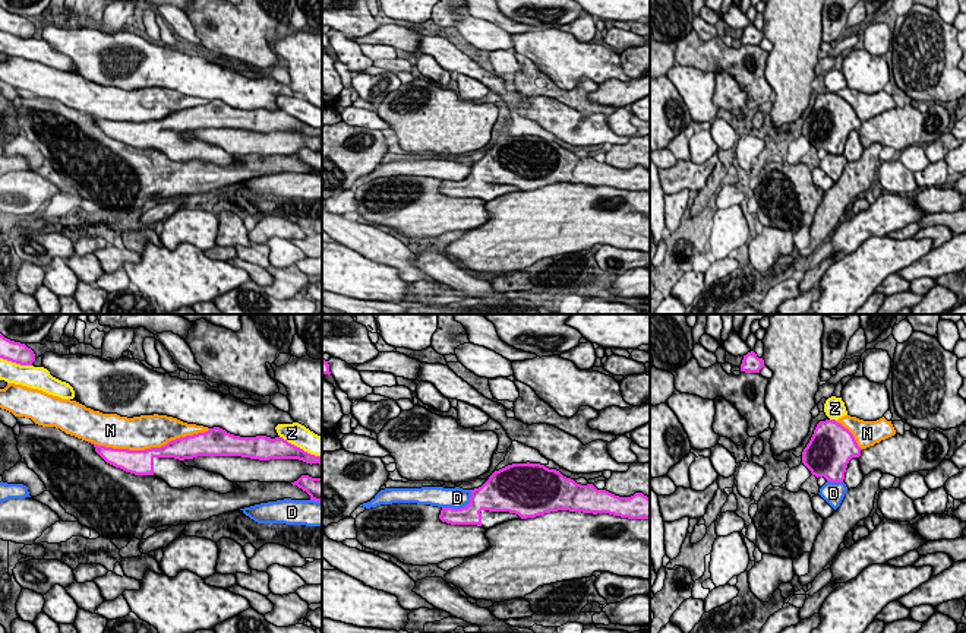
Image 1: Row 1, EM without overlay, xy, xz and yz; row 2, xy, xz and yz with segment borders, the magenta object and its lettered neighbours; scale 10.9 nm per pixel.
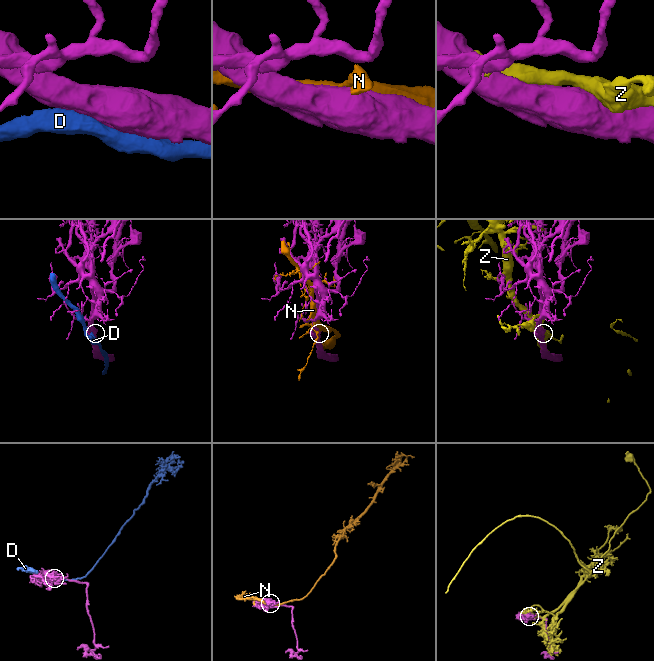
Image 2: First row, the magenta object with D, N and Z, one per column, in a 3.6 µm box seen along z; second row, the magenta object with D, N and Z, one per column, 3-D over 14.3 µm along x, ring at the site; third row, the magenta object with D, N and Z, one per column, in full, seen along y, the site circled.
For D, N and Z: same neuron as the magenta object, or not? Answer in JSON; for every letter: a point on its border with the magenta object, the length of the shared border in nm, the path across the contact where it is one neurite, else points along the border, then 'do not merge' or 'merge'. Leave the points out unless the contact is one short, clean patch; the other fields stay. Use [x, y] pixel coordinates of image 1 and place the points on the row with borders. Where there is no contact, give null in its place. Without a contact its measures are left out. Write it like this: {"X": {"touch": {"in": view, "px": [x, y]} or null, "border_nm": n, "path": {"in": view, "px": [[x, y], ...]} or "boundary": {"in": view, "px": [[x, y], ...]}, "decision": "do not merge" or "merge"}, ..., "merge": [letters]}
{"D": {"touch": {"in": "xz", "px": [461, 508]}, "border_nm": 380, "decision": "do not merge"}, "N": {"touch": {"in": "xy", "px": [148, 449]}, "border_nm": 1350, "decision": "do not merge"}, "Z": {"touch": {"in": "xy", "px": [299, 448]}, "border_nm": 500, "decision": "do not merge"}, "merge": []}

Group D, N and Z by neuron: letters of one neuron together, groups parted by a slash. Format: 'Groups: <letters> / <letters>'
Groups: D / N / Z

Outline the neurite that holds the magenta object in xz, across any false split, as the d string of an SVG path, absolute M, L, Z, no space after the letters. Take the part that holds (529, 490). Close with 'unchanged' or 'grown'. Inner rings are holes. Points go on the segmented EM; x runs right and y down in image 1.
M527 462L495 471L482 487L471 490L470 503L465 507L442 507L439 519L451 525L477 525L489 529L508 520L536 518L558 510L650 519L650 499L643 493L619 497L606 490L597 490L593 484L577 484L556 469Z; grown

